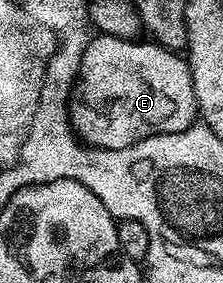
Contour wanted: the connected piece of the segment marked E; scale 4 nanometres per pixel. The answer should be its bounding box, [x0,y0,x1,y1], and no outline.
[69,34,196,149]

